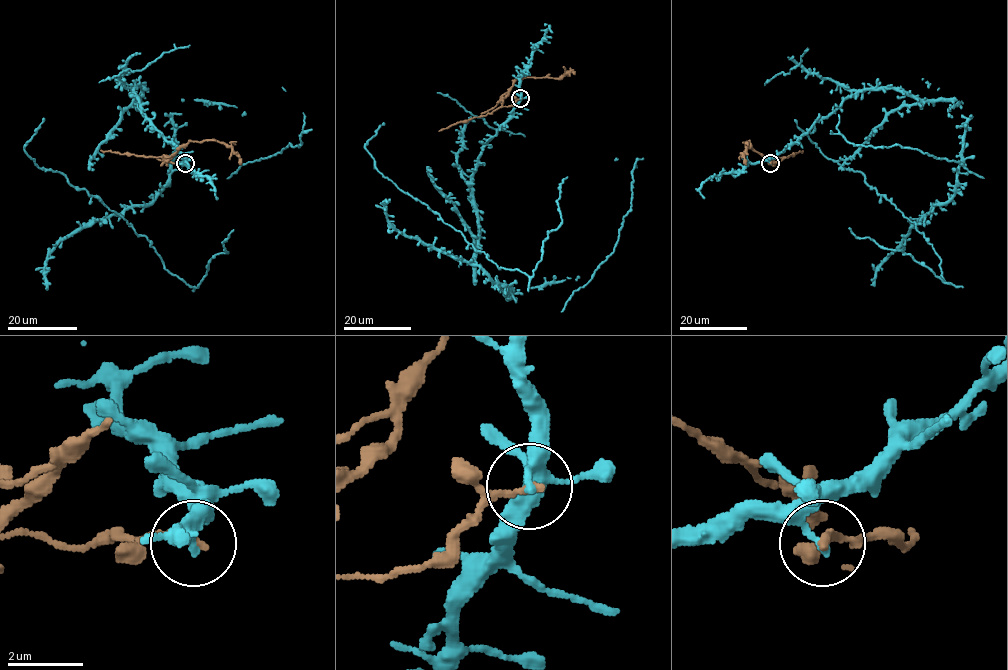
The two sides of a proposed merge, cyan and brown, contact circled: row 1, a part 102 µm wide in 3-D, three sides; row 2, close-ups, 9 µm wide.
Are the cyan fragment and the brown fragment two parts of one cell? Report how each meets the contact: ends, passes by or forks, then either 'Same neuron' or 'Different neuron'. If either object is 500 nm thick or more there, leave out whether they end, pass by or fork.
At the ring cyan ends. At the ring brown ends. Different neuron

